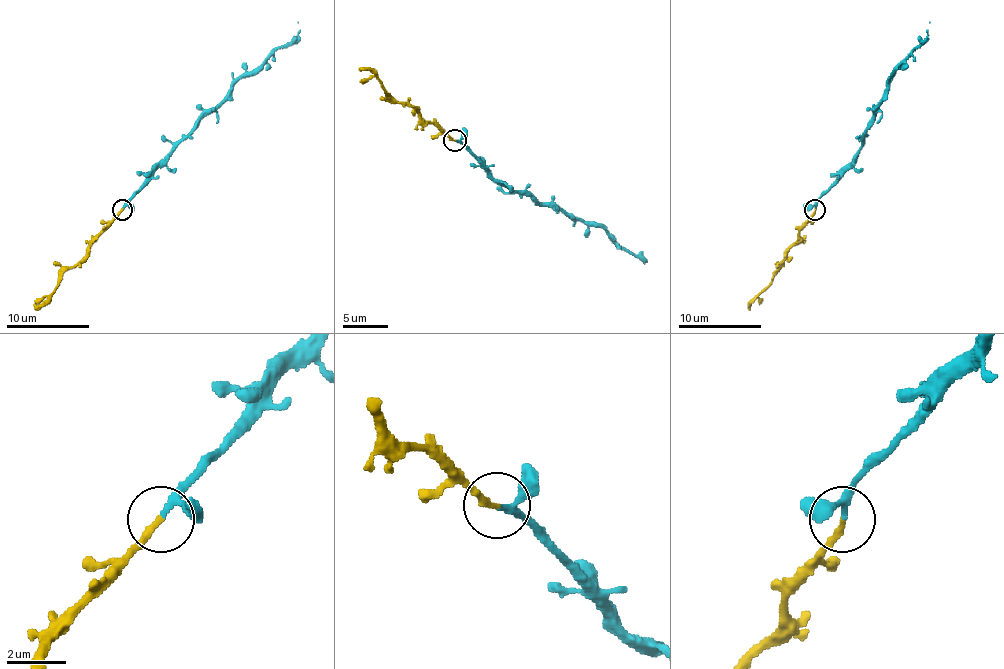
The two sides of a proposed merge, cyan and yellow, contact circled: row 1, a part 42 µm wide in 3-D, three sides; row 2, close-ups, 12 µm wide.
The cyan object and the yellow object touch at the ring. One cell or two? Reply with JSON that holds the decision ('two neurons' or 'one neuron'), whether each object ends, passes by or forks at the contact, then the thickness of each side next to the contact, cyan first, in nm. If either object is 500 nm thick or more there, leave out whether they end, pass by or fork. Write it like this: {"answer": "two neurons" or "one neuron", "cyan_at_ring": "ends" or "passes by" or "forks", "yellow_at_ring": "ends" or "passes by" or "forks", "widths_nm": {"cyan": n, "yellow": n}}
{"answer": "one neuron", "cyan_at_ring": "passes by", "yellow_at_ring": "ends", "widths_nm": {"cyan": 170, "yellow": 240}}

